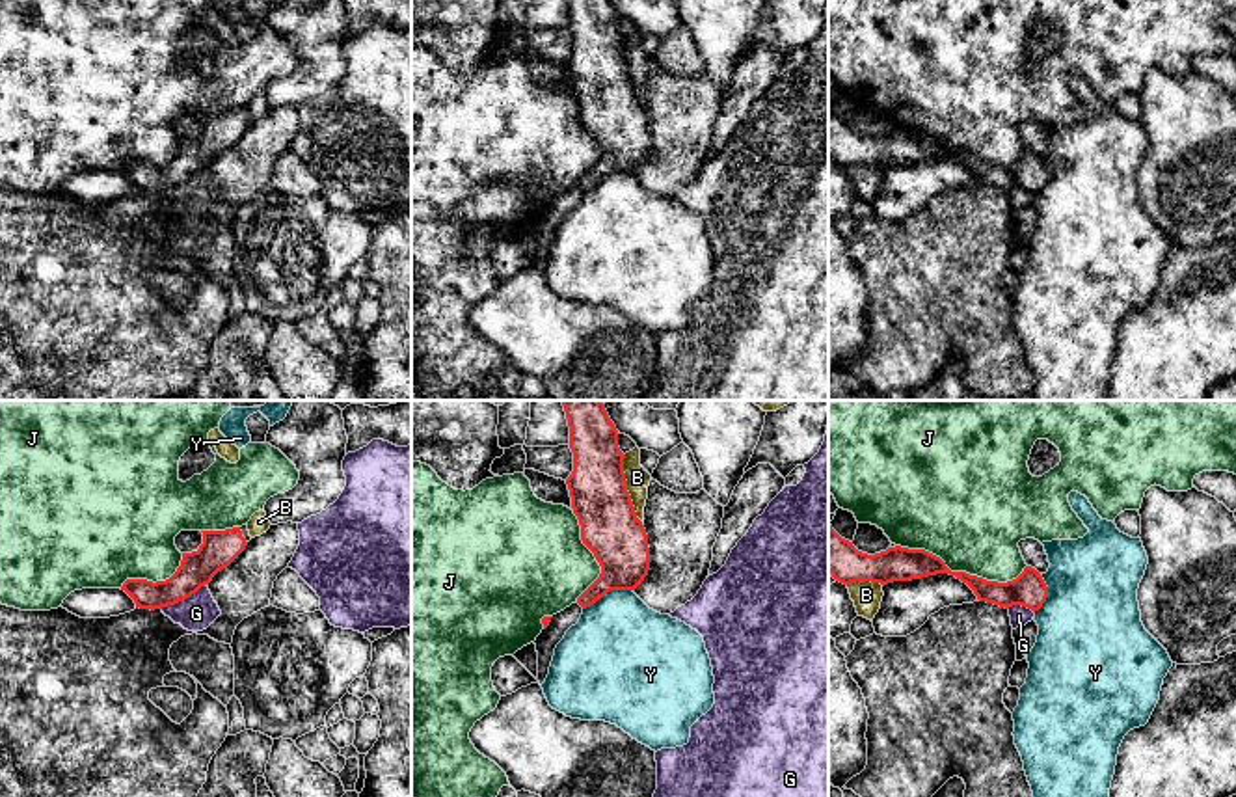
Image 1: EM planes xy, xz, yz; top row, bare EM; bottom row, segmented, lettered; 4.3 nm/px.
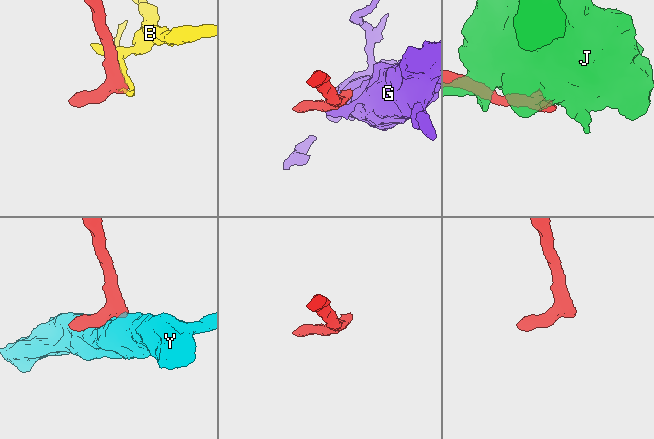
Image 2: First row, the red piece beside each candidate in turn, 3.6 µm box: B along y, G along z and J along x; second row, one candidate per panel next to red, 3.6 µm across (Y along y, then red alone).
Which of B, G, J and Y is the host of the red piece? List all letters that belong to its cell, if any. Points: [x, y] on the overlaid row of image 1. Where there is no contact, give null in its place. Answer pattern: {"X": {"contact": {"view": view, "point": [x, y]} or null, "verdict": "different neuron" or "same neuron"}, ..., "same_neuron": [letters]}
{"B": {"contact": {"view": "xz", "point": [626, 488]}, "verdict": "different neuron"}, "G": {"contact": {"view": "xy", "point": [183, 598]}, "verdict": "different neuron"}, "J": {"contact": {"view": "yz", "point": [961, 572]}, "verdict": "different neuron"}, "Y": {"contact": {"view": "xz", "point": [607, 591]}, "verdict": "different neuron"}, "same_neuron": []}

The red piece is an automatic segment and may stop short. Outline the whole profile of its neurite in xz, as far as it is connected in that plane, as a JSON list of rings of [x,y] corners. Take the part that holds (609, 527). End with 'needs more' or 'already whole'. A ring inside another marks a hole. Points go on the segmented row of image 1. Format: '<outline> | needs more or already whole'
[[[562,400],[573,471],[566,479],[571,508],[581,525],[581,540],[601,566],[599,577],[577,598],[586,609],[611,590],[635,590],[650,570],[648,534],[637,518],[624,473],[625,454],[618,447],[618,430],[599,400]]] | already whole

